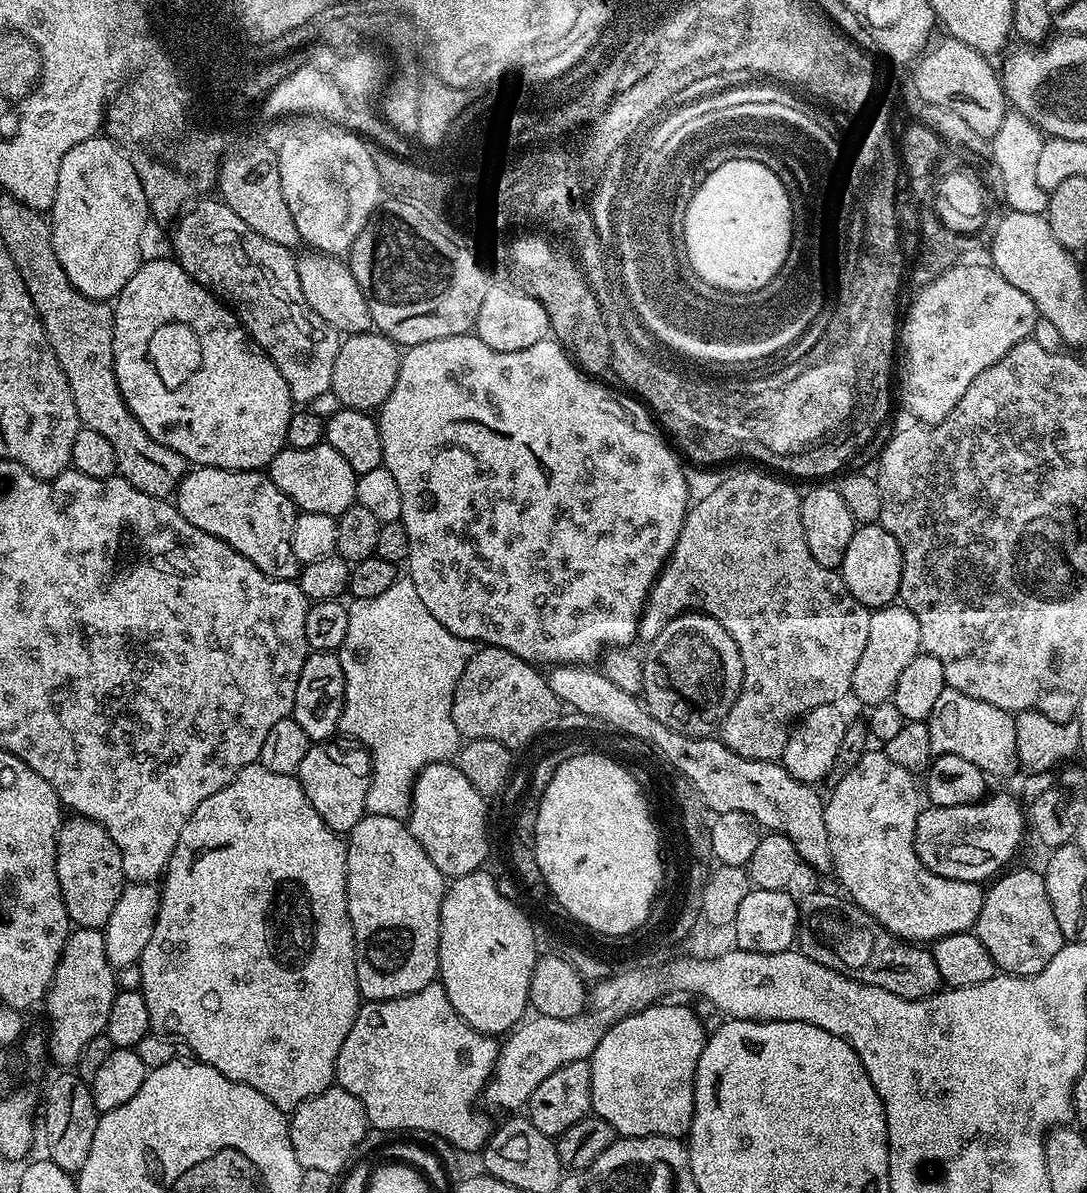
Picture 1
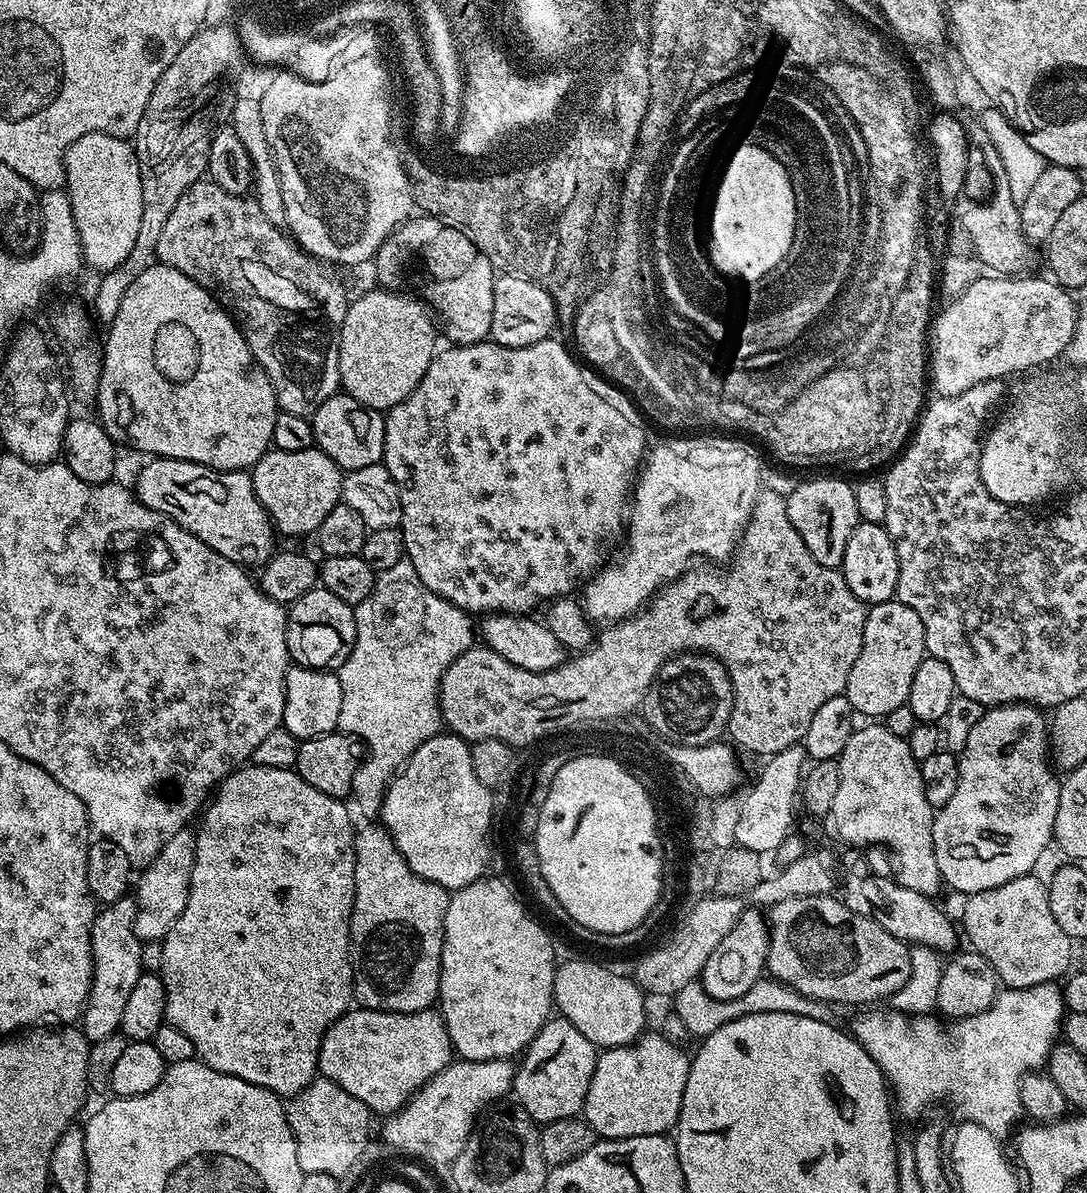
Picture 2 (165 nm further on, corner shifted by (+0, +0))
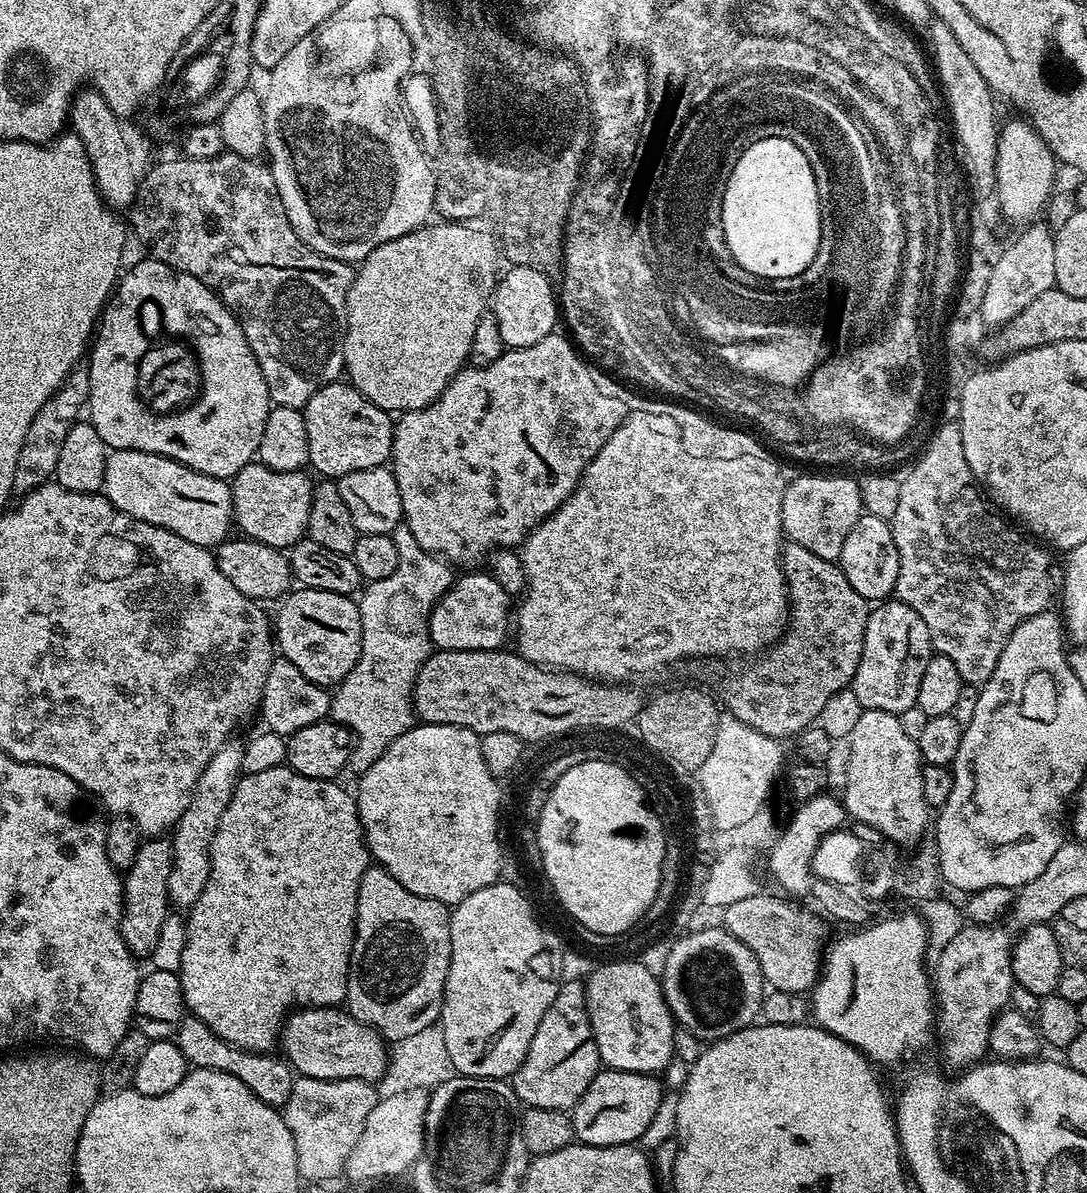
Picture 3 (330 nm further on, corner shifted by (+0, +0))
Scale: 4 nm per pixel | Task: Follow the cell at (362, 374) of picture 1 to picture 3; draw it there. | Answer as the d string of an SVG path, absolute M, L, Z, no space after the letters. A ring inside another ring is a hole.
M429 222L423 228L413 228L410 234L402 238L394 238L375 248L355 269L352 285L348 291L348 313L344 327L344 372L353 388L358 389L370 402L374 402L374 406L378 406L389 414L422 410L441 396L446 386L460 373L461 368L469 363L474 330L478 330L478 322L489 311L492 294L496 290L498 279L496 263L501 263L502 256L498 251L498 241L495 235L488 230L485 230L483 234L476 234L477 225L472 222L439 223Z

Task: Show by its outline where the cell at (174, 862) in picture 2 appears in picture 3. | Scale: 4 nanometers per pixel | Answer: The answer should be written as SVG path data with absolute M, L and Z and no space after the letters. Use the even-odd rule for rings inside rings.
M233 738L228 740L214 758L206 765L206 770L202 770L202 778L194 786L194 794L190 794L186 810L182 810L182 818L177 822L174 831L171 833L172 841L172 865L170 866L170 882L168 883L168 899L173 905L176 904L183 910L191 909L194 902L198 902L198 894L206 890L206 878L210 874L210 858L208 851L212 849L214 834L218 830L218 822L222 822L222 814L226 806L230 806L230 798L236 789L236 782L240 779L242 773L242 750L244 749L244 740Z

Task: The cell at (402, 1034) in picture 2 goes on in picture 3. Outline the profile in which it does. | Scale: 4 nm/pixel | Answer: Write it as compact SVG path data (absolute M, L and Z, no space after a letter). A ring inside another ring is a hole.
M339 1007L301 1008L284 1021L280 1044L287 1063L300 1076L319 1080L379 1081L388 1064L389 1049L379 1032L358 1022Z

